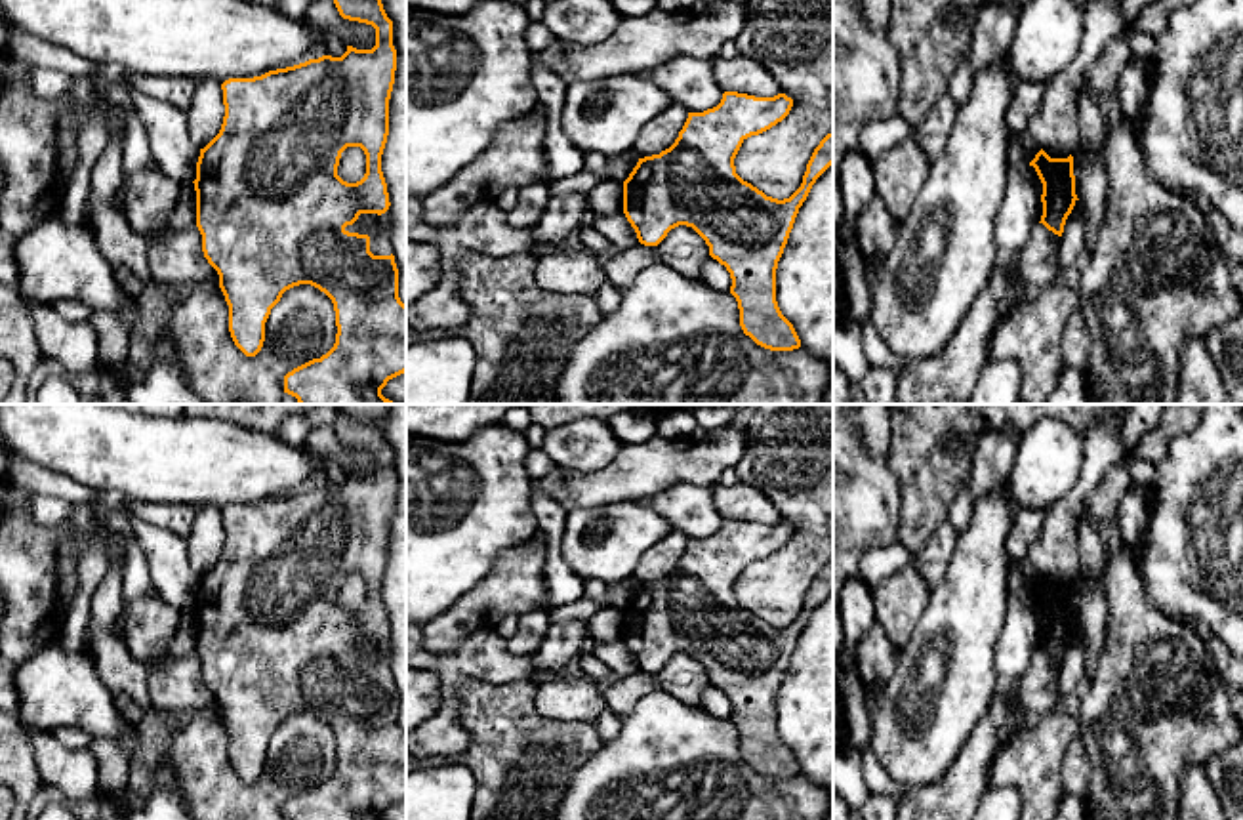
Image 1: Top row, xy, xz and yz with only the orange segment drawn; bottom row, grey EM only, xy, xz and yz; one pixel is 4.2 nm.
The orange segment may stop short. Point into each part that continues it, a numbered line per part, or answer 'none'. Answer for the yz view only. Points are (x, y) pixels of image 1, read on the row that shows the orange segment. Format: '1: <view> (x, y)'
none

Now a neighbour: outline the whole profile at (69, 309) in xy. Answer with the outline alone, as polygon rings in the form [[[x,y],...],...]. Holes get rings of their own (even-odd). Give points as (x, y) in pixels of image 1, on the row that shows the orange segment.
[[[59,299],[53,309],[69,322],[86,322],[93,315],[93,309],[76,299]]]

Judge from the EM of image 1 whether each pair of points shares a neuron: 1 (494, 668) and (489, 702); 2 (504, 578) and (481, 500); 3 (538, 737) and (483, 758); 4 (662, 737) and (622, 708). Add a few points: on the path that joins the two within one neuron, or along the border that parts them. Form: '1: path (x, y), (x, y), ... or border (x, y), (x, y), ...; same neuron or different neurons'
1: border (527, 677), (468, 681), (458, 716); different neurons
2: border (534, 532), (506, 548), (468, 590); different neurons
3: path (525, 748), (519, 754), (496, 756); same neuron
4: border (672, 695), (649, 693), (620, 721); different neurons

